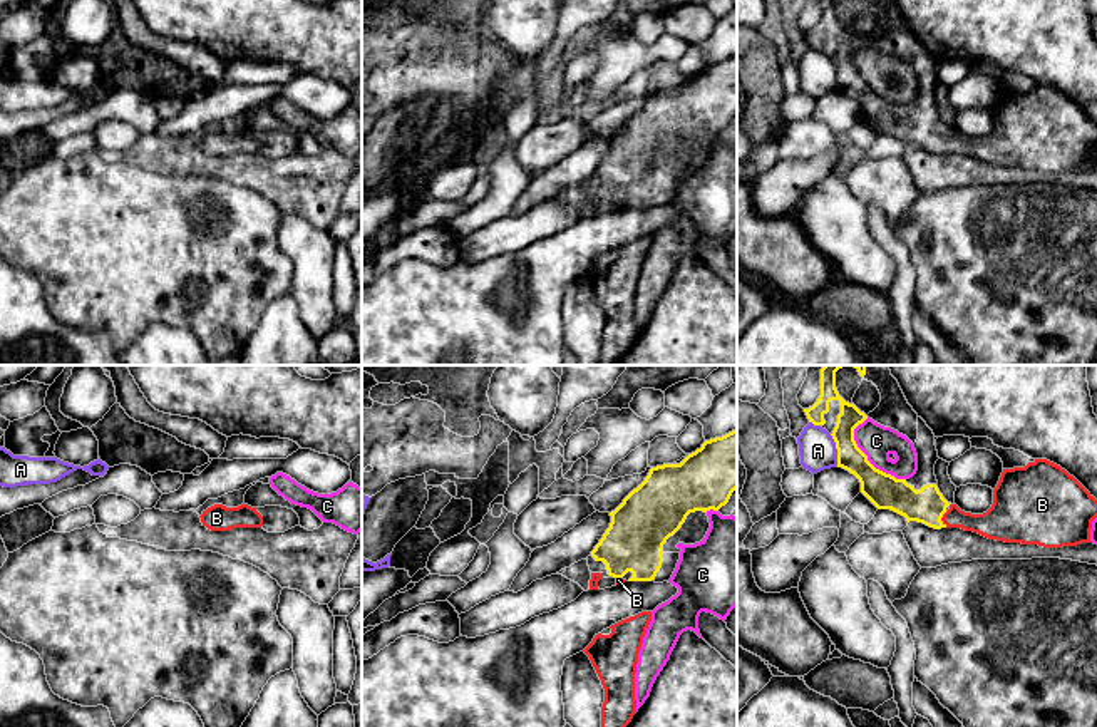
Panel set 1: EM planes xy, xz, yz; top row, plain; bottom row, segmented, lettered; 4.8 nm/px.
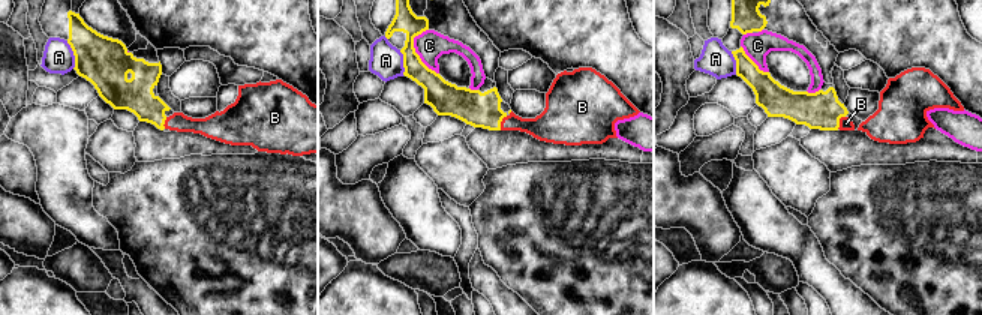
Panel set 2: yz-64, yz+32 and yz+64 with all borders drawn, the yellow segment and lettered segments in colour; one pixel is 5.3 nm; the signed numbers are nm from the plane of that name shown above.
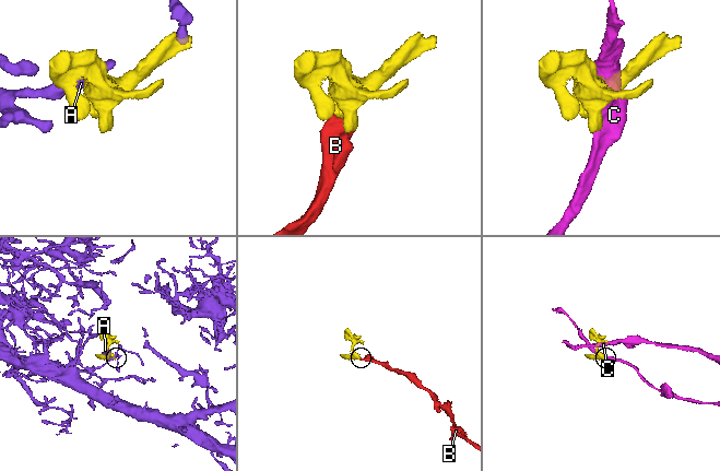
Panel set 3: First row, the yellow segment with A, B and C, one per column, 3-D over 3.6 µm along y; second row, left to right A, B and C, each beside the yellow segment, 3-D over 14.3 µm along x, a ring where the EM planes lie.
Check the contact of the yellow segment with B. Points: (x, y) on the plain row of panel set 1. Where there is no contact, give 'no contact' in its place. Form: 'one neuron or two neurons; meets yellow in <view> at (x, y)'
one neuron; meets yellow in yz at (940, 144)

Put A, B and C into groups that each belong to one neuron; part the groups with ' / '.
A / B / C

